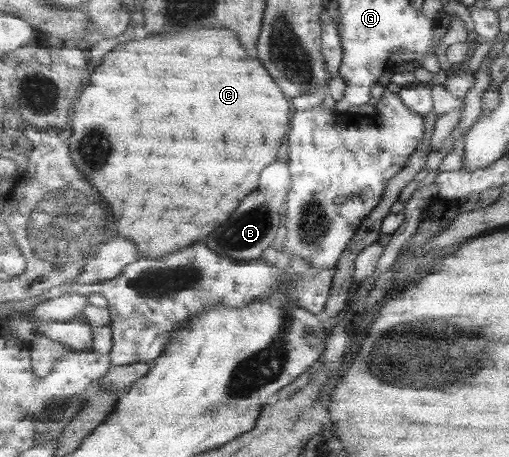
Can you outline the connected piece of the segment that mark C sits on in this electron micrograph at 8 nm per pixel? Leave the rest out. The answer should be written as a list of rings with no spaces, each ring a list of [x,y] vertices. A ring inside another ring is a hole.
[[[200,28],[200,30],[184,30],[184,32],[148,34],[147,37],[139,40],[131,39],[123,44],[120,43],[103,58],[104,62],[92,74],[92,84],[84,90],[82,98],[76,102],[76,112],[72,116],[74,134],[68,142],[74,148],[74,160],[76,164],[80,164],[80,170],[84,172],[84,176],[88,176],[88,180],[92,180],[92,184],[96,184],[96,188],[100,188],[100,192],[104,192],[104,198],[112,204],[112,212],[116,212],[116,218],[120,224],[120,236],[134,240],[142,256],[150,256],[150,258],[164,256],[180,248],[186,248],[194,244],[198,238],[208,236],[218,226],[222,226],[238,208],[238,204],[258,188],[262,170],[277,161],[282,140],[291,130],[290,124],[294,114],[293,101],[288,100],[286,93],[276,84],[270,72],[260,64],[260,60],[248,54],[248,50],[242,46],[240,38],[232,30]],[[110,112],[118,112],[118,122]],[[146,194],[162,196],[162,198],[136,198]]]

